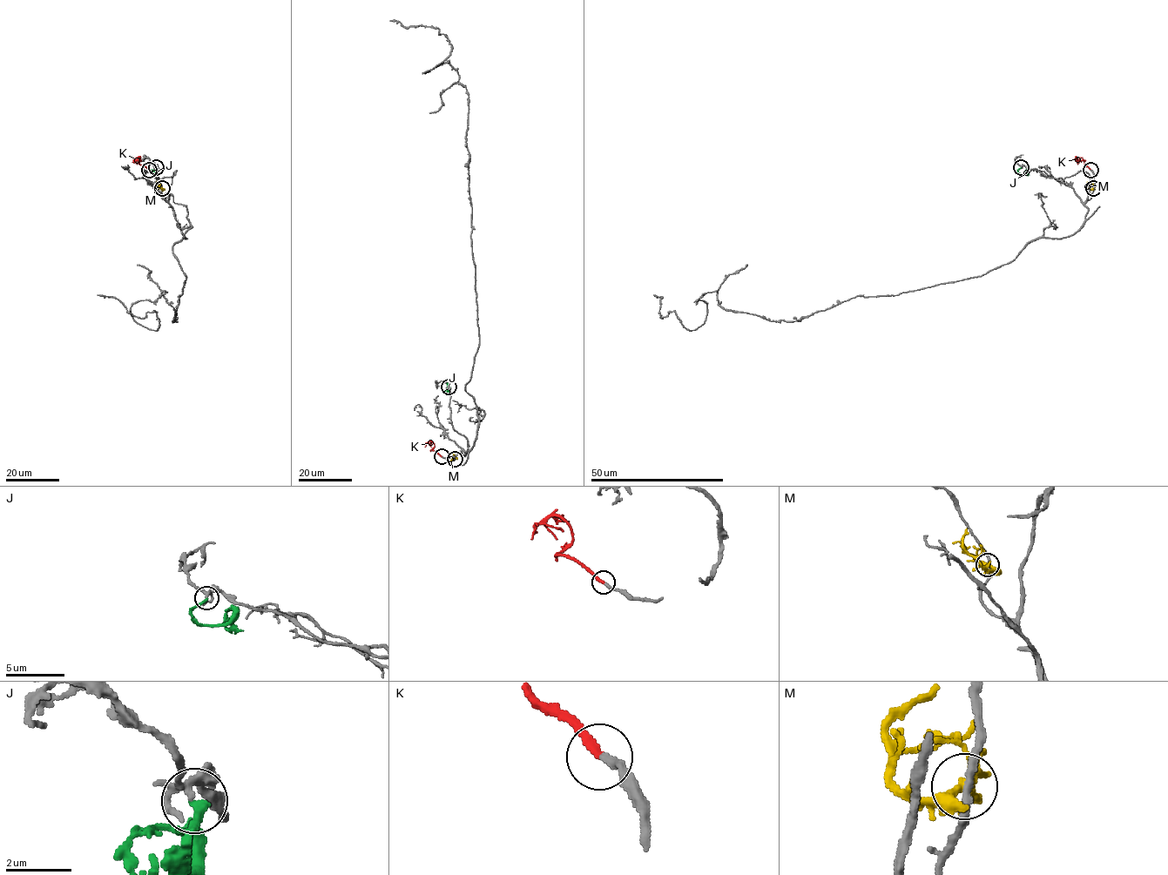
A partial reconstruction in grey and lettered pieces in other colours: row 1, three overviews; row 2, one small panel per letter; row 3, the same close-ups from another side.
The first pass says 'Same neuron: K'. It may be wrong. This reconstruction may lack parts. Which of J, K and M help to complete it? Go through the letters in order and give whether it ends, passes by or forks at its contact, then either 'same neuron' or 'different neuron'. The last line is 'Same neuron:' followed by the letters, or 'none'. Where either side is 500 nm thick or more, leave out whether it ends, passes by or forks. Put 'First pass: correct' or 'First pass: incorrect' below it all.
J: it ends there; different neuron
K: it ends there; same neuron
M: it forks there; different neuron
Same neuron: K
First pass: correct

